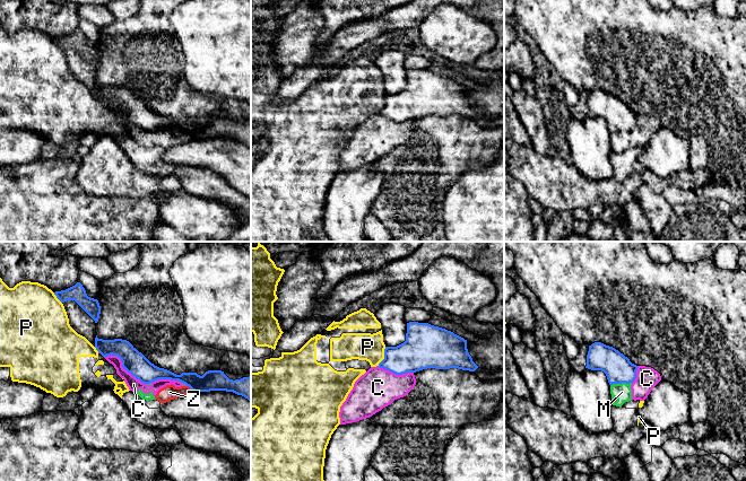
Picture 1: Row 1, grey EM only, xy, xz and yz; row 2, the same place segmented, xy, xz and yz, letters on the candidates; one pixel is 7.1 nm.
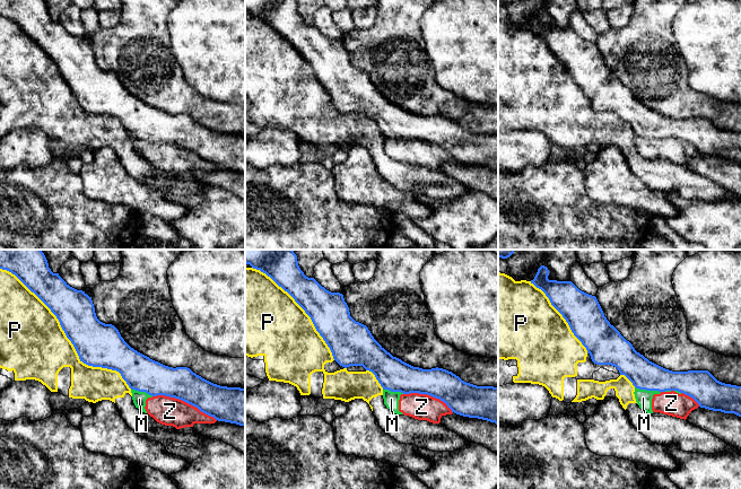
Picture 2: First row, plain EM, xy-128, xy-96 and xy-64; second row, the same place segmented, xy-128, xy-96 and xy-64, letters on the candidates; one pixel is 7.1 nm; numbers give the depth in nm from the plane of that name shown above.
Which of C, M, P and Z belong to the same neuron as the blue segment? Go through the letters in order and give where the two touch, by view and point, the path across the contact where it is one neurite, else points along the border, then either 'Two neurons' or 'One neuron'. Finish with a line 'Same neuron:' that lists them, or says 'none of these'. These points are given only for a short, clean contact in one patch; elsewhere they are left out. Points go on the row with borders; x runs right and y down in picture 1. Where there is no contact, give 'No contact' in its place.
C: Touches blue at xy (122, 366). Two neurons
M: Touches blue at yz (621, 383). Boundary: yz (631, 382), (613, 383), (610, 385). Two neurons
P: Touches blue at xz (384, 357). Two neurons
Z: Touches blue at xy (190, 387). Two neurons
Same neuron: none of these

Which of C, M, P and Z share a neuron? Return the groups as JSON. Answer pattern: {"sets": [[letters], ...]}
{"sets": [["C", "M", "Z"], ["P"]]}

